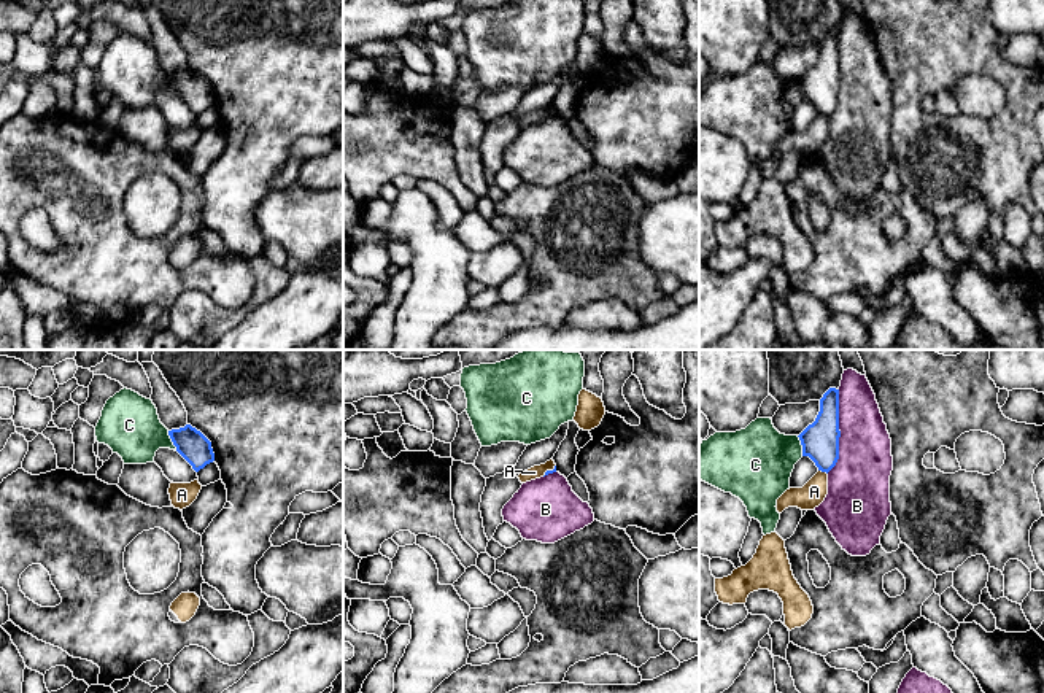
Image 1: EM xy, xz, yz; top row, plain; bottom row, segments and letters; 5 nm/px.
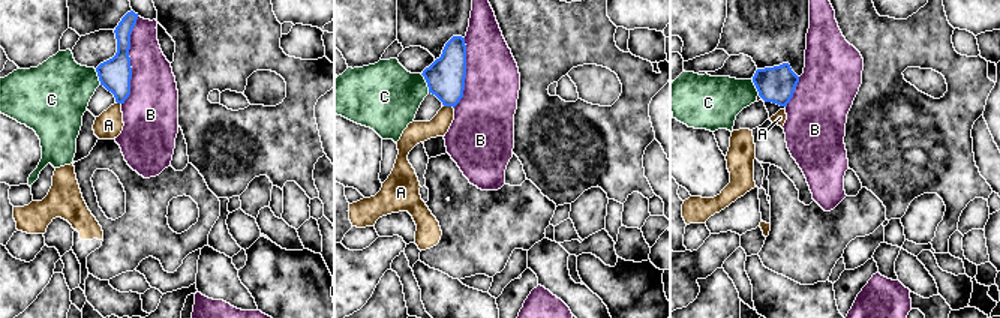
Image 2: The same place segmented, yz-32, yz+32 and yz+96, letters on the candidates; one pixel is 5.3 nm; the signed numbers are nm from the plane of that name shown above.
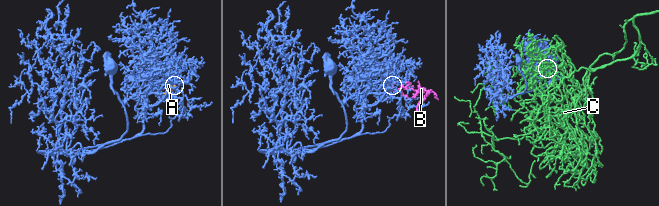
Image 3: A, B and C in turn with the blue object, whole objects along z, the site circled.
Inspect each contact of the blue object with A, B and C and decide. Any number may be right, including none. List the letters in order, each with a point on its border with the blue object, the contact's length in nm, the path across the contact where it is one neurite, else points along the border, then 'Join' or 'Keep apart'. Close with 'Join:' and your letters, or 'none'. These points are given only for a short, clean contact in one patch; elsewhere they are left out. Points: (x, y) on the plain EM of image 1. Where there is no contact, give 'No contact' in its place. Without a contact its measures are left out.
A: Touches blue at yz (823, 115). Shared border 50 nm. Boundary: yz (819, 113), (827, 118). Keep apart
B: Touches blue at yz (839, 75). Shared border 420 nm. Keep apart
C: Touches blue at xy (172, 85). Shared border 120 nm. Boundary: xy (167, 75), (177, 94). Keep apart
Join: none

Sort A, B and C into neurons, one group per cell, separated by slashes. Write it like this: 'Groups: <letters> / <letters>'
Groups: A / B / C

